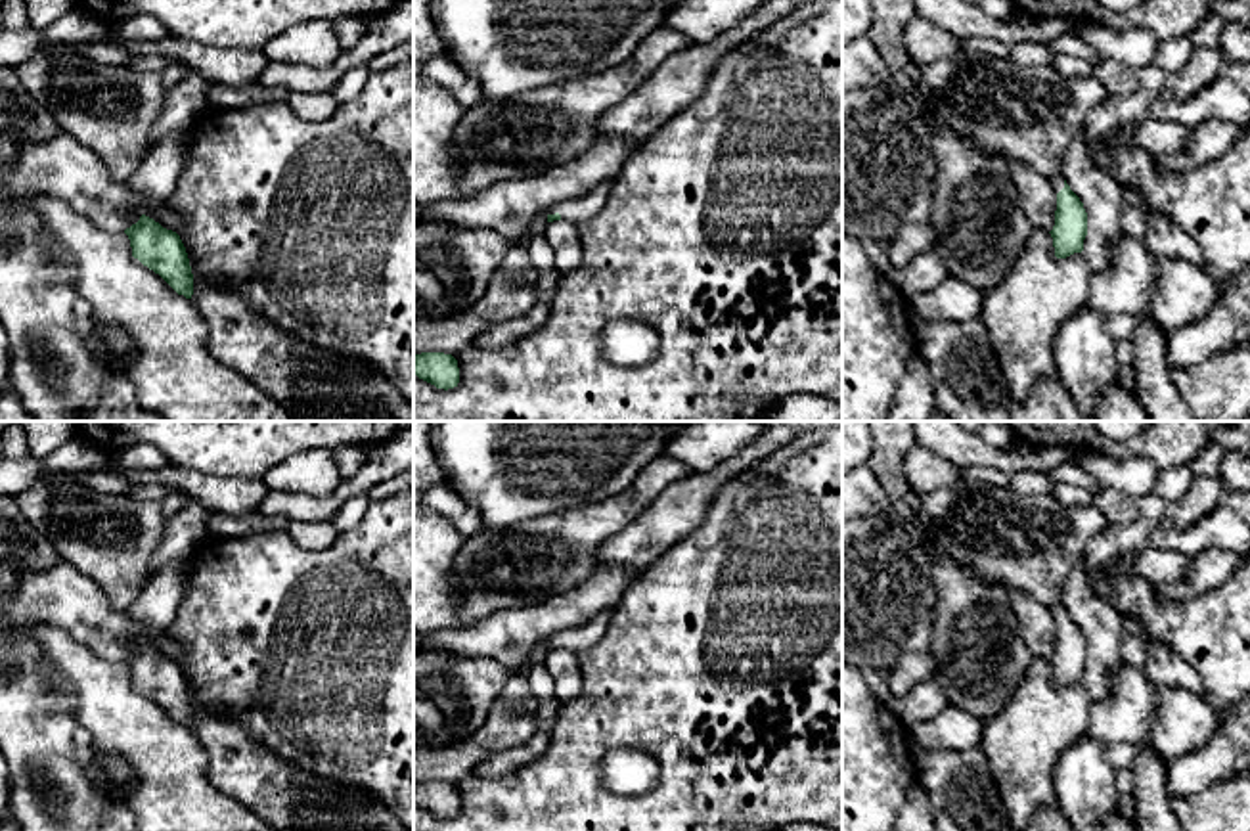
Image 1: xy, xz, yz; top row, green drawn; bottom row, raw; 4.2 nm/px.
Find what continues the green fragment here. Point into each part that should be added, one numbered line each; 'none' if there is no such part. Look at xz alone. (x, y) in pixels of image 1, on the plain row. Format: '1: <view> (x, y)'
1: xz (588, 634)

